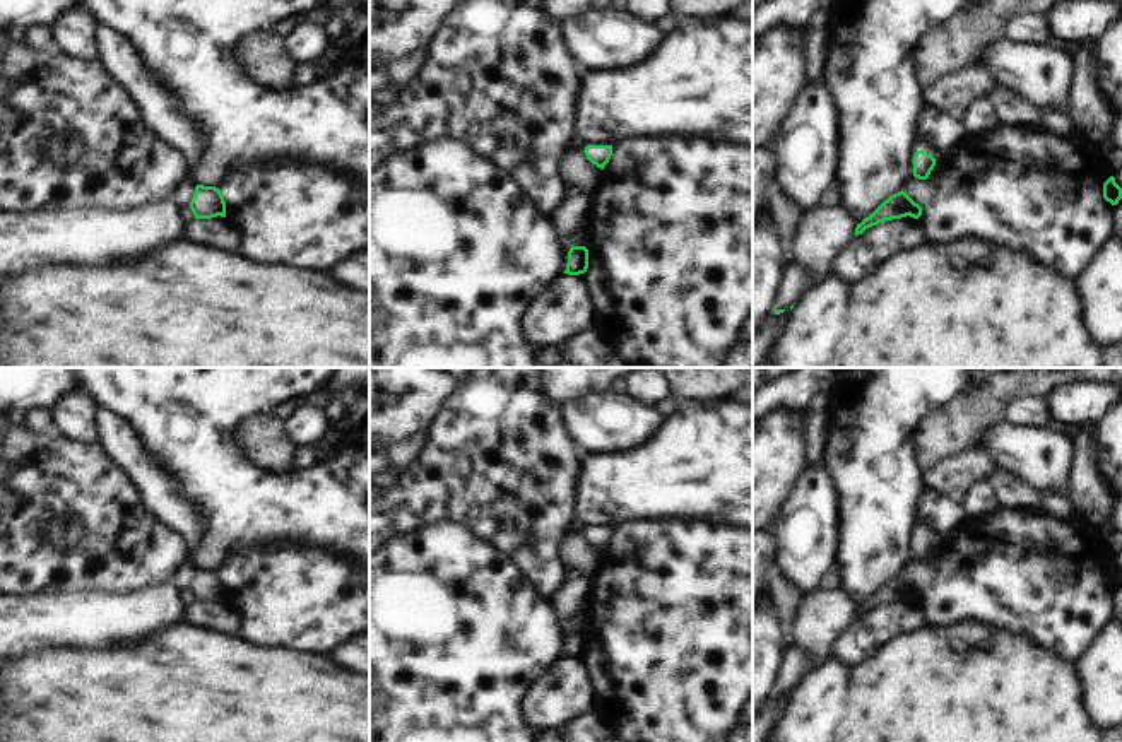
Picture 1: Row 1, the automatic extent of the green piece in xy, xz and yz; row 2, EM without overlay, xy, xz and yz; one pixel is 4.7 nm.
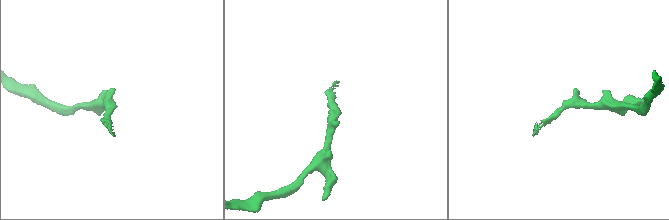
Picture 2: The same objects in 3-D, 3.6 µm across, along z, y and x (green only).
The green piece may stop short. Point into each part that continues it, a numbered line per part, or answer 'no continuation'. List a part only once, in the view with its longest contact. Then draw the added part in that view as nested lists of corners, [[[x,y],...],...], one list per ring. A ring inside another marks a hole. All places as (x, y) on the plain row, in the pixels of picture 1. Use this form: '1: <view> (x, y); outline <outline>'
1: yz (797, 662); outline [[[802,646],[787,648],[783,651],[783,663],[780,667],[775,692],[790,691],[816,665],[816,658],[809,650]]]

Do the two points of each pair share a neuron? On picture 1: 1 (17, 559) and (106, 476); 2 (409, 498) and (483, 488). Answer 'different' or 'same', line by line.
1: same
2: same

